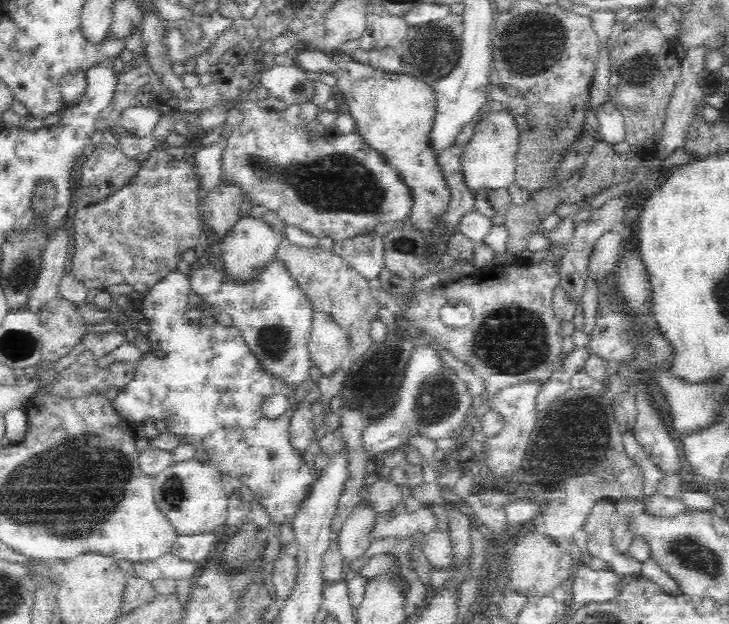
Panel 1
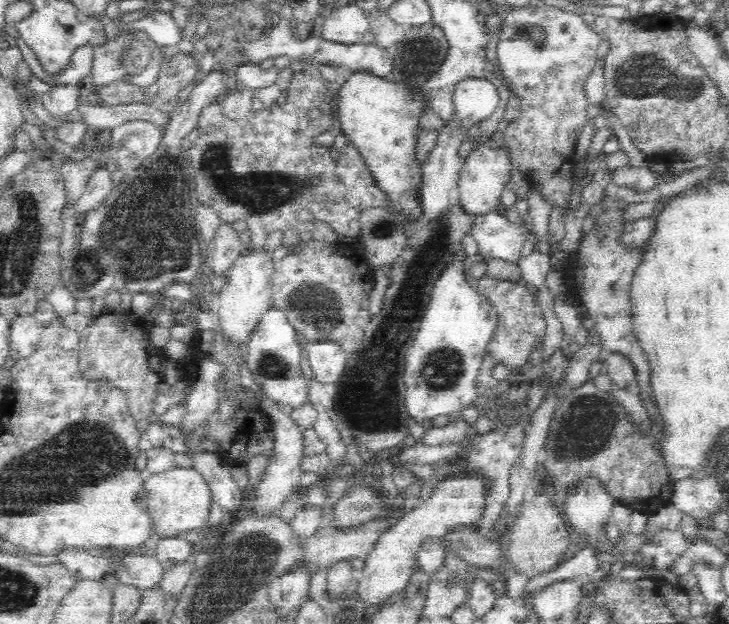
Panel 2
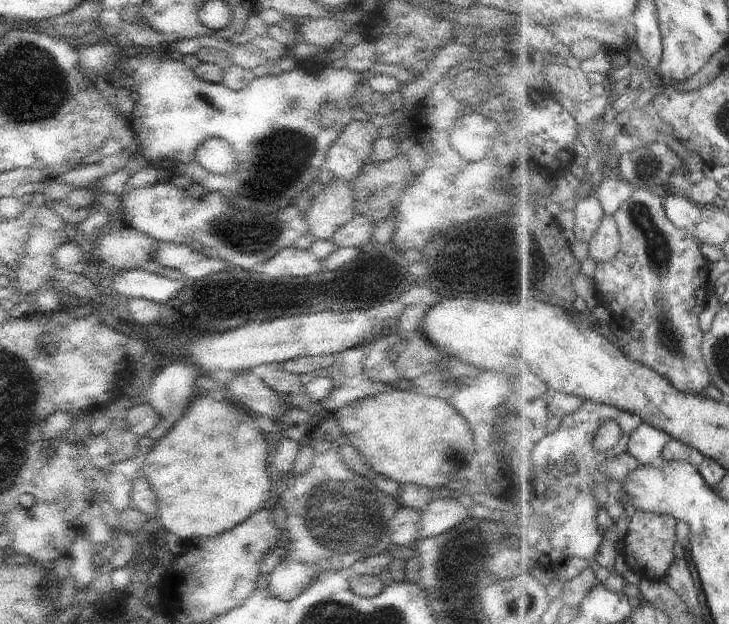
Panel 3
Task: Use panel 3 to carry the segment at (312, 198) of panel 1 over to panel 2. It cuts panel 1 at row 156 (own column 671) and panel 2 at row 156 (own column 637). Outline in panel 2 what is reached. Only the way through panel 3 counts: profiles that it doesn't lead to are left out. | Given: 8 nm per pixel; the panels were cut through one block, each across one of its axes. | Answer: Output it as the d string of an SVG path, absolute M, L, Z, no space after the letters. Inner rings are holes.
M308 64L304 65L302 72L294 72L285 98L261 110L252 110L246 118L232 120L226 117L222 102L218 102L206 106L198 119L199 135L188 152L194 206L212 207L220 216L221 223L231 225L236 220L244 220L251 232L251 240L242 243L244 252L256 252L256 249L264 246L271 232L284 231L286 228L297 230L298 240L308 242L312 239L316 220L329 225L334 238L350 236L358 241L358 216L364 208L381 206L391 209L388 197L376 186L372 173L352 143L346 143L336 154L329 146L319 143L319 139L333 126L333 112L326 97L328 82L320 76L318 66ZM310 108L320 108L322 118L312 120L308 116Z

